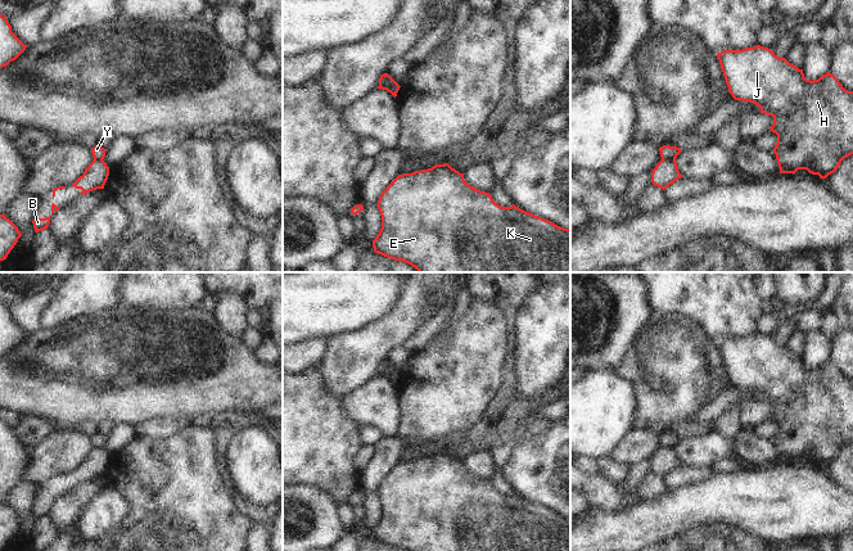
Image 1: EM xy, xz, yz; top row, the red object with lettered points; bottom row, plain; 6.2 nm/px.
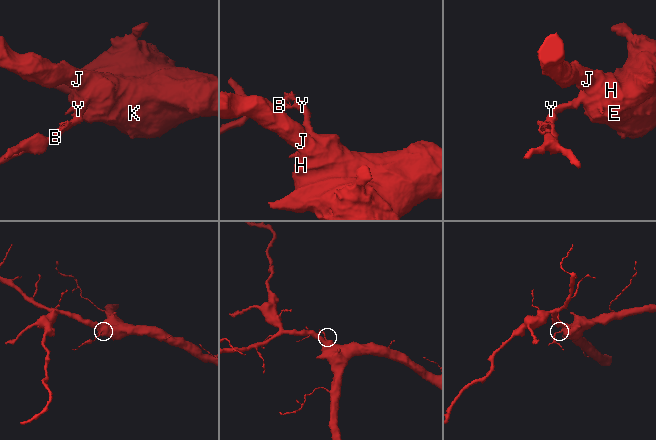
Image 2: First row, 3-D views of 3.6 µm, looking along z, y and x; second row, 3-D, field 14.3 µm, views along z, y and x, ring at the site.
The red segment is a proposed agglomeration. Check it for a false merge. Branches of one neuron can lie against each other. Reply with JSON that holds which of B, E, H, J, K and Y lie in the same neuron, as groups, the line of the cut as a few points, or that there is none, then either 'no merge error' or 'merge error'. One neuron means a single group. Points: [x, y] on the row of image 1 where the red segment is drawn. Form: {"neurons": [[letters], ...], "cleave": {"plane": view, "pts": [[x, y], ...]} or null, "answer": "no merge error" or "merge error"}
{"neurons": [["B"], ["E", "H", "J", "K", "Y"]], "cleave": {"plane": "yz", "pts": [[662, 159], [675, 161]]}, "answer": "merge error"}

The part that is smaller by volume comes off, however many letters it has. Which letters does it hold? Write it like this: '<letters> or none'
B

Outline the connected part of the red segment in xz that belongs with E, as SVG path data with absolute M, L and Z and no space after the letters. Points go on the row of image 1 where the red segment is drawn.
M448 163L398 175L378 200L382 229L373 240L374 252L402 261L419 272L570 272L570 229L534 216L516 206L501 207L489 193L464 180Z

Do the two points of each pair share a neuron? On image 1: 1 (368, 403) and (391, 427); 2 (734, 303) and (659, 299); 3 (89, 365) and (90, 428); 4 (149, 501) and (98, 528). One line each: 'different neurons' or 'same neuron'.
1: same neuron
2: same neuron
3: different neurons
4: different neurons

